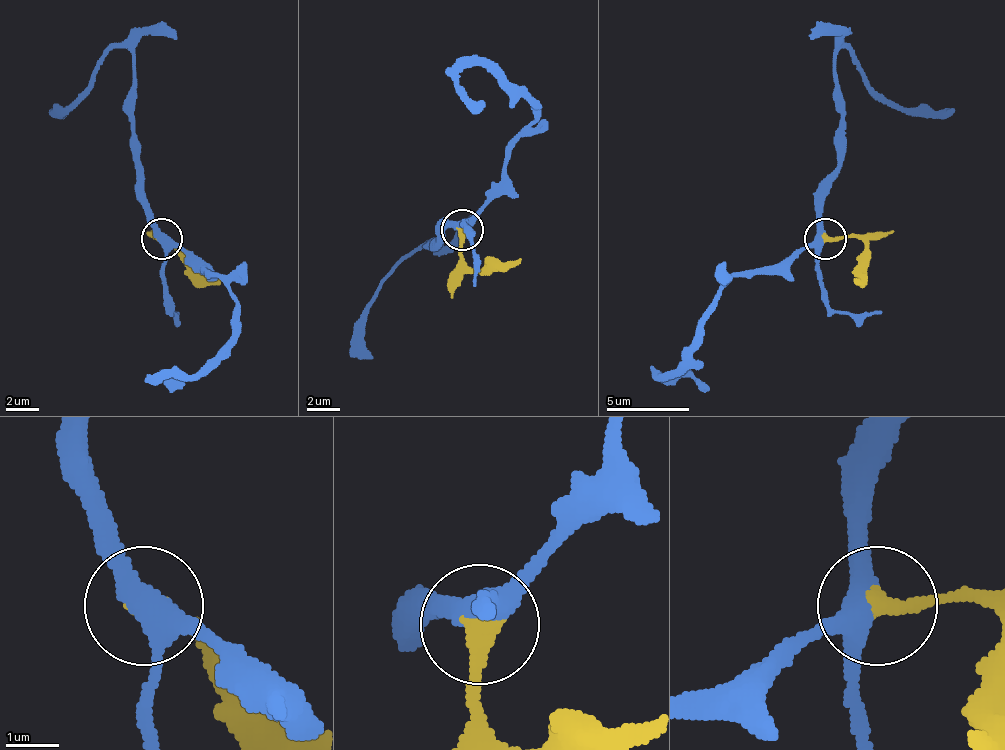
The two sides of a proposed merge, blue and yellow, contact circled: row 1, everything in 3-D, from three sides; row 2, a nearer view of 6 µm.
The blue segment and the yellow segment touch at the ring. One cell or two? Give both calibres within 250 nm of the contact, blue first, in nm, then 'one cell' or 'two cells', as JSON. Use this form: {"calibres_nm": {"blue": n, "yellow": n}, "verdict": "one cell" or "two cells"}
{"calibres_nm": {"blue": 400, "yellow": 400}, "verdict": "one cell"}

